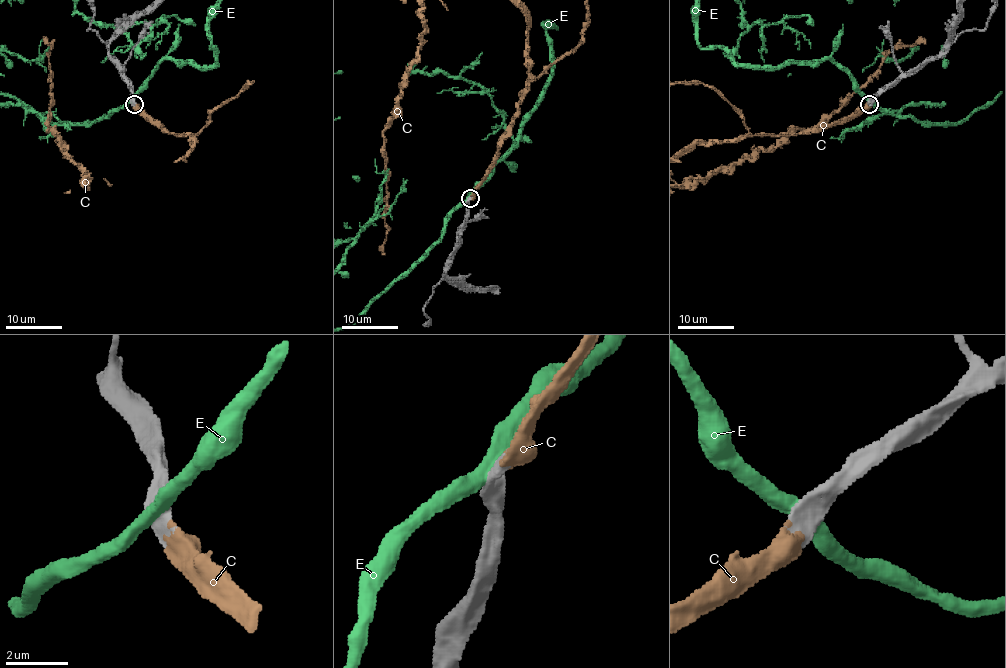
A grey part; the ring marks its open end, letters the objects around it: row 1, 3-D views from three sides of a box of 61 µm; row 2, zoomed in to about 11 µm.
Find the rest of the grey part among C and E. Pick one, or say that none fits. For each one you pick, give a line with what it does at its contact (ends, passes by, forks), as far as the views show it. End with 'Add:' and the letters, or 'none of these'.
C: It ends there
Add: C

